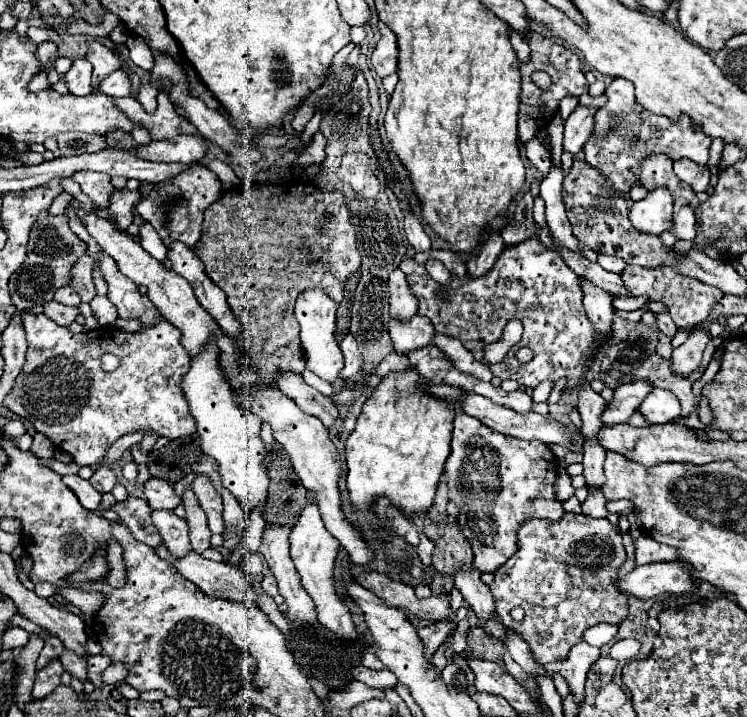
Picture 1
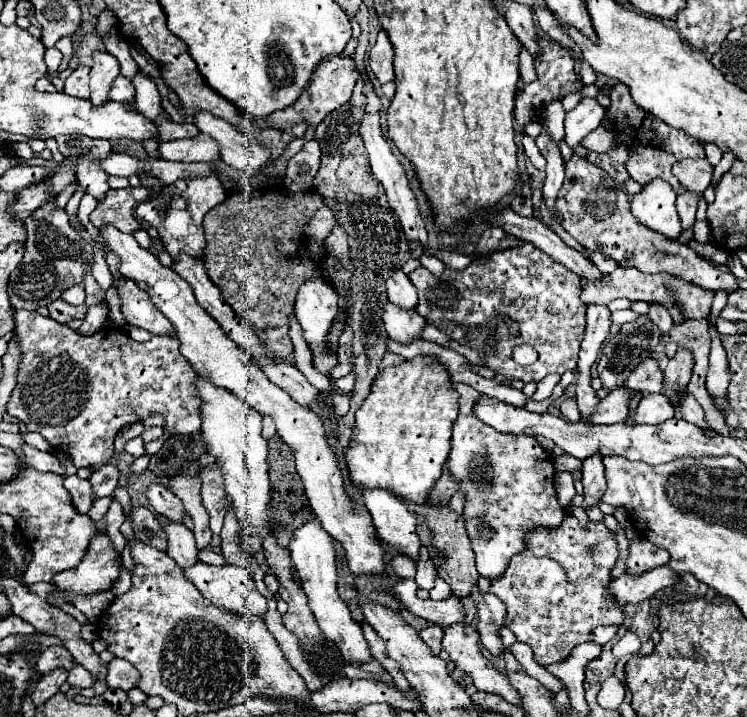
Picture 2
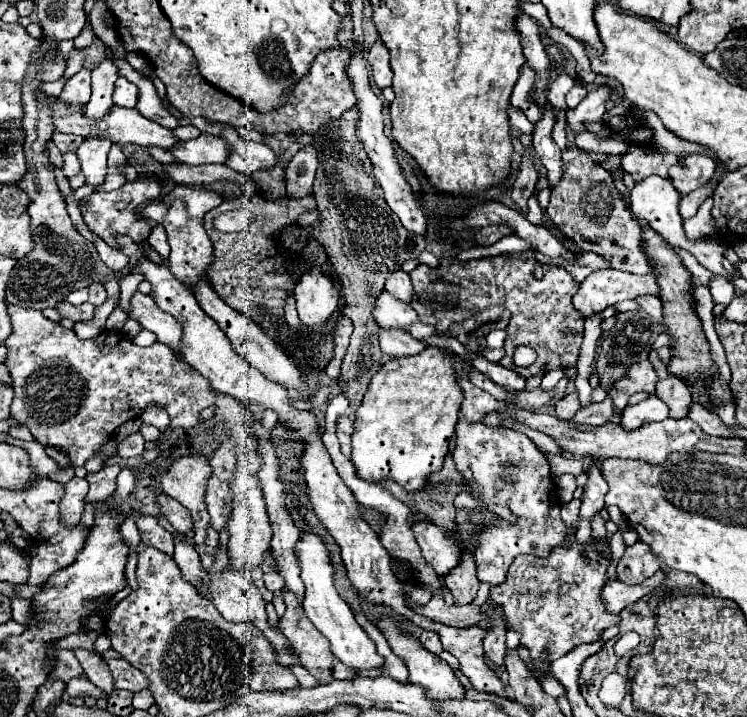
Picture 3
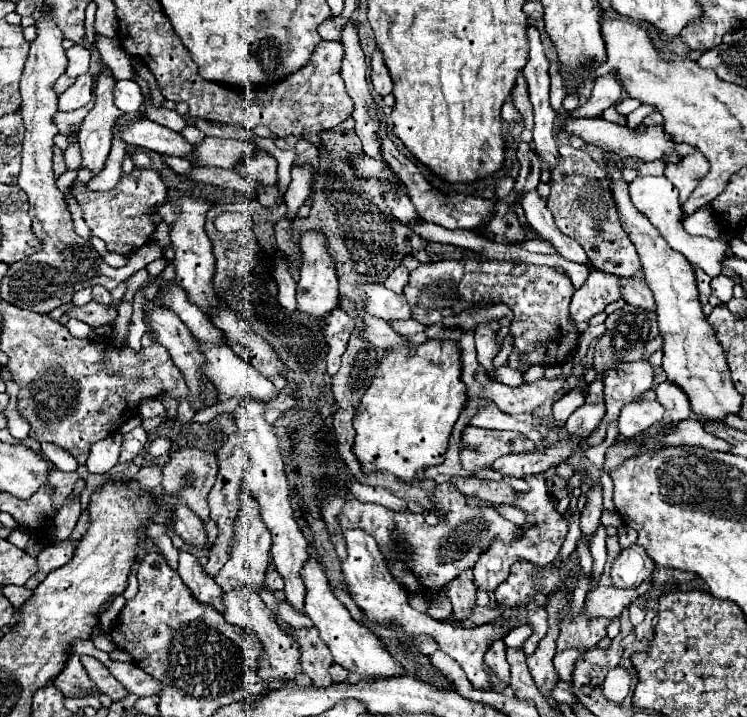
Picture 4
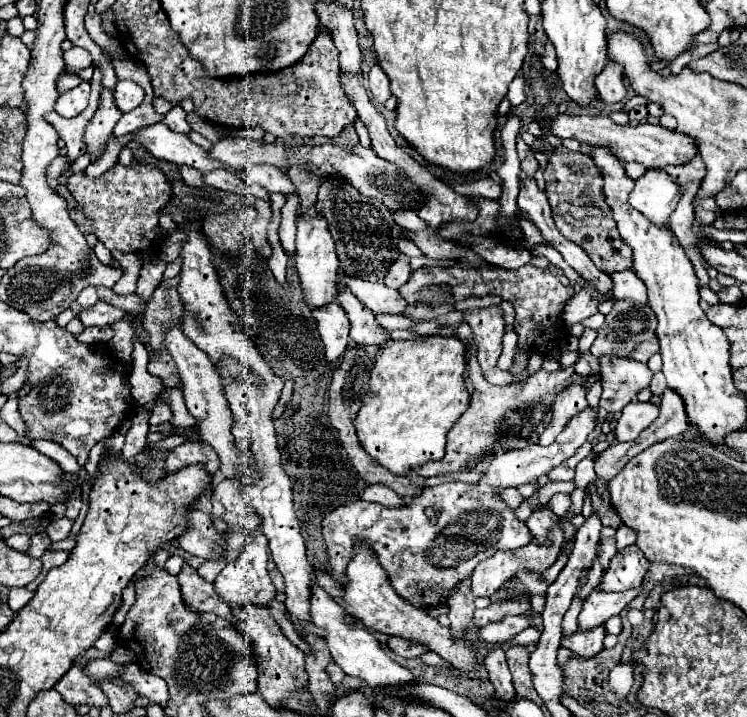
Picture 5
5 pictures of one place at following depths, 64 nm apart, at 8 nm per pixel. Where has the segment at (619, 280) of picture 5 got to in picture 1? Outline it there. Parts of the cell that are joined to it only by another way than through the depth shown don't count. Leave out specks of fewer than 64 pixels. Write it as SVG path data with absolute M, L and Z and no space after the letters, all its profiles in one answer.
M662 312L662 314L656 314L656 320L658 320L658 328L668 336L668 338L674 338L676 334L676 324L672 322L672 318L668 316L668 312Z

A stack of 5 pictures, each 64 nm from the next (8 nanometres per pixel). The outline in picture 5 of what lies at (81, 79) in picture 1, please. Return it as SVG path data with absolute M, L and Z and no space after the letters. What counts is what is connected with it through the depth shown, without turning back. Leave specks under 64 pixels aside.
M82 80L76 88L58 96L56 112L64 118L72 118L72 116L80 114L88 106L88 94L90 94L90 82Z

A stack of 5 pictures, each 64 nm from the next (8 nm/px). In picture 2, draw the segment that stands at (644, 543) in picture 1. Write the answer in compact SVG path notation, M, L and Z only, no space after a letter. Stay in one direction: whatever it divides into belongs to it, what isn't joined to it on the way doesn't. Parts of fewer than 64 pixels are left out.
M636 538L630 544L630 558L626 562L626 572L628 574L642 574L646 570L652 570L656 566L668 564L670 556L664 552L664 548L656 548L656 544Z

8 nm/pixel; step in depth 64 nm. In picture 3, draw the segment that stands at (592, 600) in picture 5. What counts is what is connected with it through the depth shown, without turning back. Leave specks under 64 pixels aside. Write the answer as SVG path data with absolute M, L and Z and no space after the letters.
M658 570L654 576L650 576L648 580L640 582L640 584L624 584L620 580L610 580L604 586L604 602L606 602L606 610L612 614L618 614L620 610L624 610L626 606L638 602L640 598L648 596L656 586L660 586L664 582L666 574L662 570Z

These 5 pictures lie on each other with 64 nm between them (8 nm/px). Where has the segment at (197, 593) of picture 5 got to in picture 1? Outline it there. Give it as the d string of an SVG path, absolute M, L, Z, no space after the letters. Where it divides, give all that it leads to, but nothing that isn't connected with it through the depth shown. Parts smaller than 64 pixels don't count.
M152 510L152 522L158 528L162 540L168 544L168 550L174 558L182 558L184 552L192 550L188 526L172 510Z

